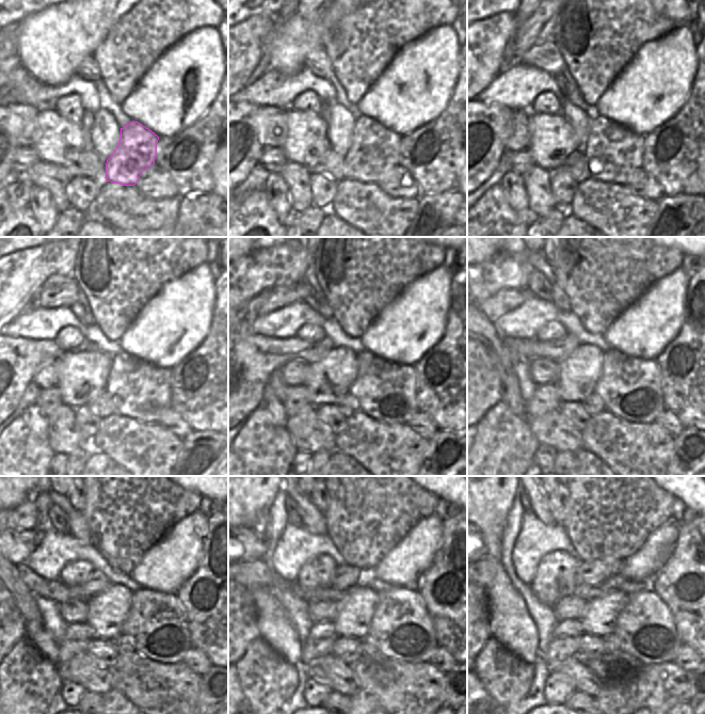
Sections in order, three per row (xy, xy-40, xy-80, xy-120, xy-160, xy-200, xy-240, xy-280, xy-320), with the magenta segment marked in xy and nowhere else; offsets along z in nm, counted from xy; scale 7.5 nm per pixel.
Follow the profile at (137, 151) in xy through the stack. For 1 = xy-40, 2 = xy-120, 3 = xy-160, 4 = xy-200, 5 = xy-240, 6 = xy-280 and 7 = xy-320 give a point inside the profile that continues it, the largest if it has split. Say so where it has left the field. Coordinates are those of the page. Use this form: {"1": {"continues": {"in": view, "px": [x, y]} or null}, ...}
{"1": {"continues": {"in": "xy-40", "px": [374, 149]}}, "2": {"continues": {"in": "xy-120", "px": [141, 391]}}, "3": {"continues": {"in": "xy-160", "px": [387, 392]}}, "4": {"continues": {"in": "xy-200", "px": [631, 389]}}, "5": {"continues": {"in": "xy-240", "px": [156, 627]}}, "6": {"continues": {"in": "xy-280", "px": [401, 629]}}, "7": {"continues": {"in": "xy-320", "px": [645, 630]}}}

